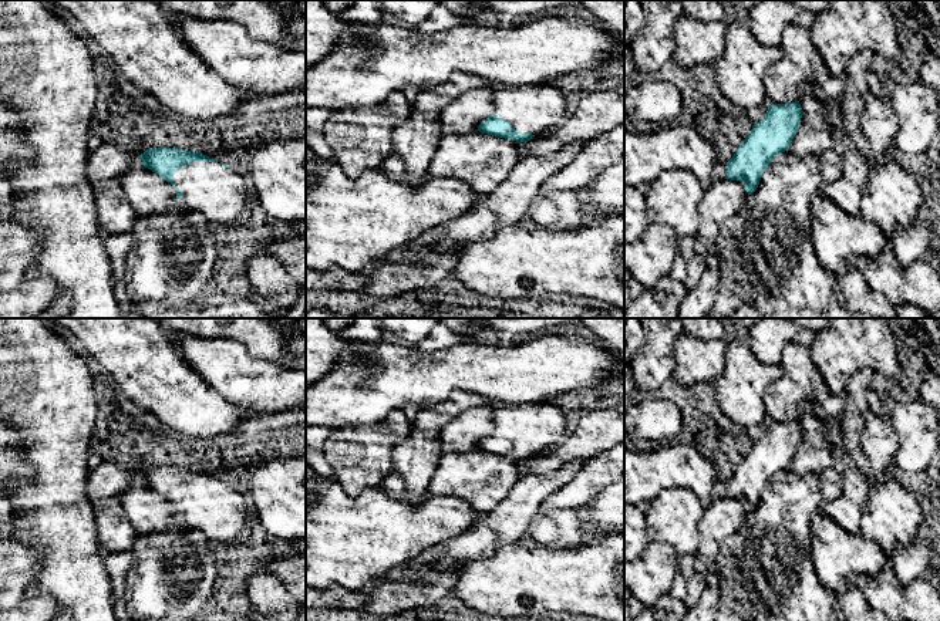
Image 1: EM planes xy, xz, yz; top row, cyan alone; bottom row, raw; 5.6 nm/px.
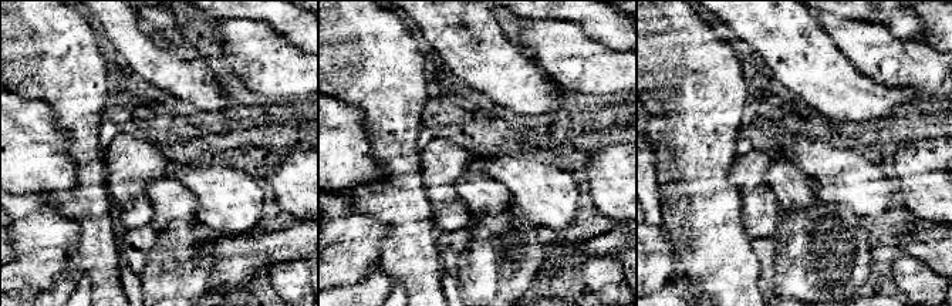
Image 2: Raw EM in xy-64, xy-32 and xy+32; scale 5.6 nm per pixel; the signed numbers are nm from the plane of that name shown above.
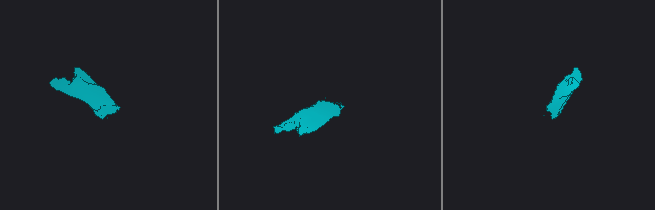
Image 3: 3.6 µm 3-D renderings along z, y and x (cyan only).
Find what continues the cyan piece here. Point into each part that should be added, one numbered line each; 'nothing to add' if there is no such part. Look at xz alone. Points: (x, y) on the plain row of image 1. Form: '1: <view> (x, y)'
1: xz (529, 428)

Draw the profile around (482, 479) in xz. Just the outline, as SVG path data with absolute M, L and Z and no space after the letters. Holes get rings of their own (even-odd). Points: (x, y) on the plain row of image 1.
M445 449L428 490L431 496L464 499L484 516L505 499L520 475L519 462L511 456Z

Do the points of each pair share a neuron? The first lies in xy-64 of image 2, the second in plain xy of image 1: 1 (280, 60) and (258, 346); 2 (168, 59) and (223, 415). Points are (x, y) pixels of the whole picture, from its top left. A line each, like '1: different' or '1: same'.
1: different
2: same

